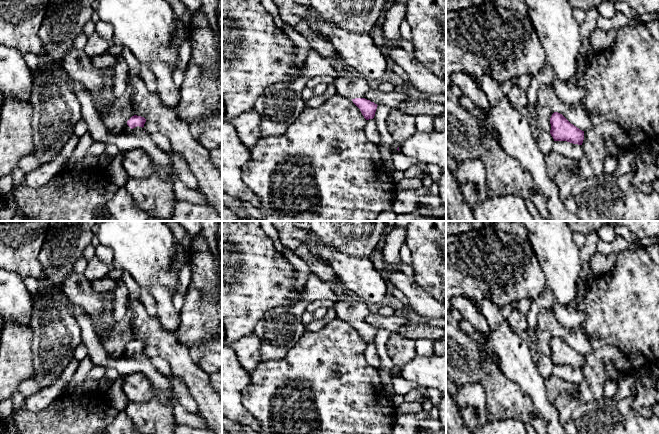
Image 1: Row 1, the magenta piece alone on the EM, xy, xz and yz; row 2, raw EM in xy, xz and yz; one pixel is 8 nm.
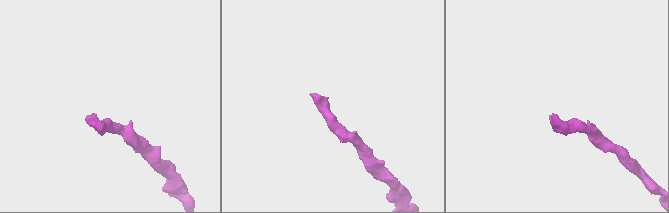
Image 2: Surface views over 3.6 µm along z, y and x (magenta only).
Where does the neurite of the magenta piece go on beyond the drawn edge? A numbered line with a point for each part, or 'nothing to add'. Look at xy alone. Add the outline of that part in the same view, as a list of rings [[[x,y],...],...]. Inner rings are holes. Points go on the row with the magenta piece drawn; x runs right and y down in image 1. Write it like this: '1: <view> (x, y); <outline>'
1: xy (137, 130); [[[126,123],[126,125],[125,125],[125,130],[126,130],[126,132],[134,133],[134,134],[136,134],[136,135],[140,135],[140,134],[144,133],[144,129],[143,129],[142,127],[137,126],[137,127],[135,127],[135,128],[131,129],[131,128],[127,125],[127,123]]]

